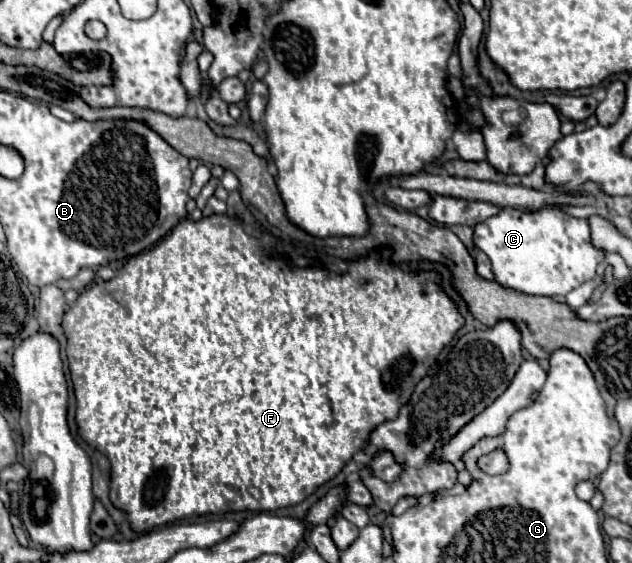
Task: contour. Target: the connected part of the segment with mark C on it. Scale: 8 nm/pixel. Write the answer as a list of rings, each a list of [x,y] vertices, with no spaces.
[[[503,208],[497,216],[473,228],[475,246],[491,260],[495,282],[527,296],[565,296],[595,276],[597,264],[605,258],[589,240],[585,218],[573,218],[557,208],[543,208],[527,214],[517,208]]]

